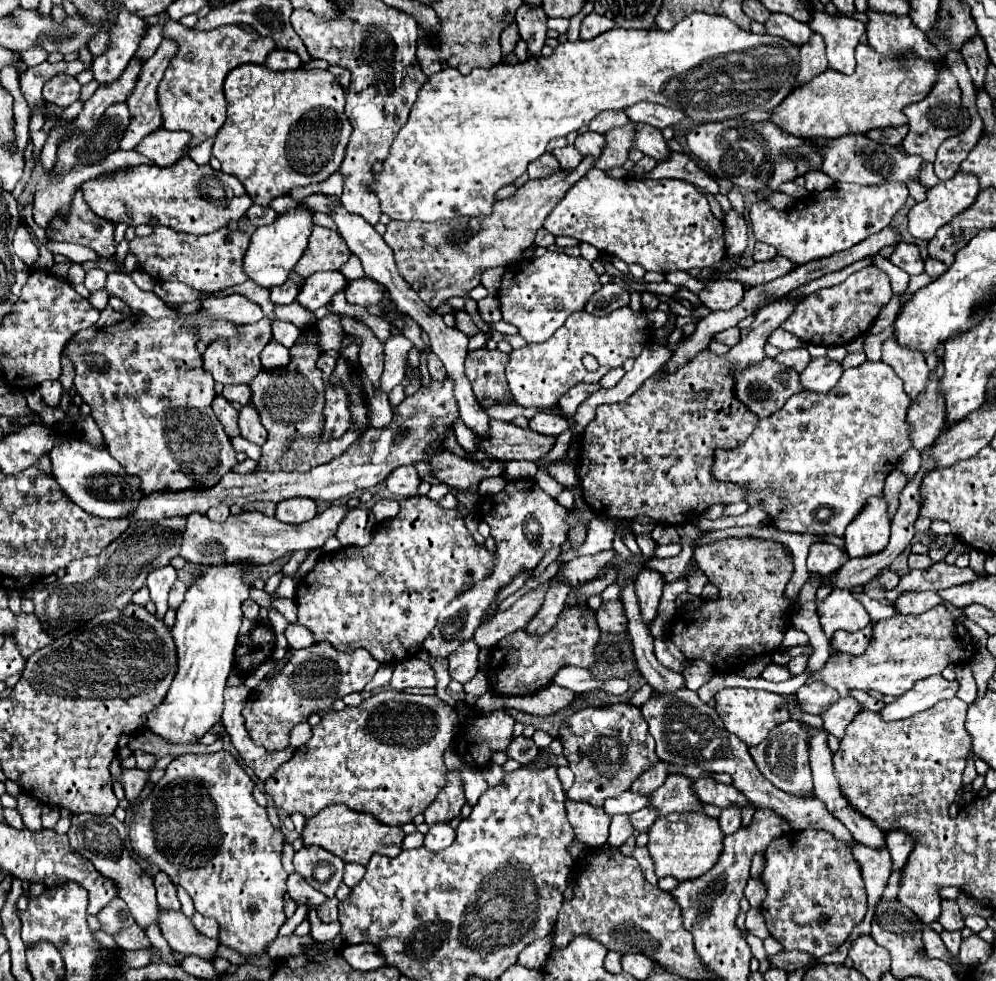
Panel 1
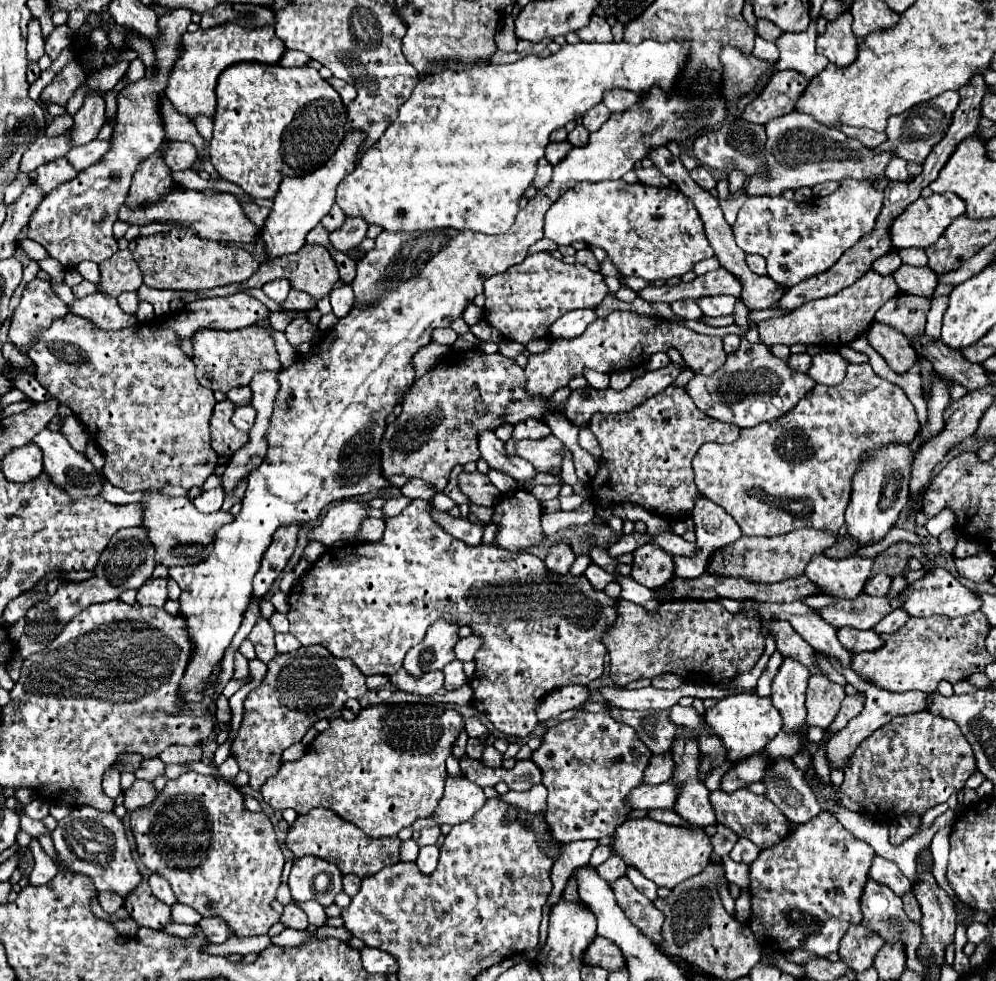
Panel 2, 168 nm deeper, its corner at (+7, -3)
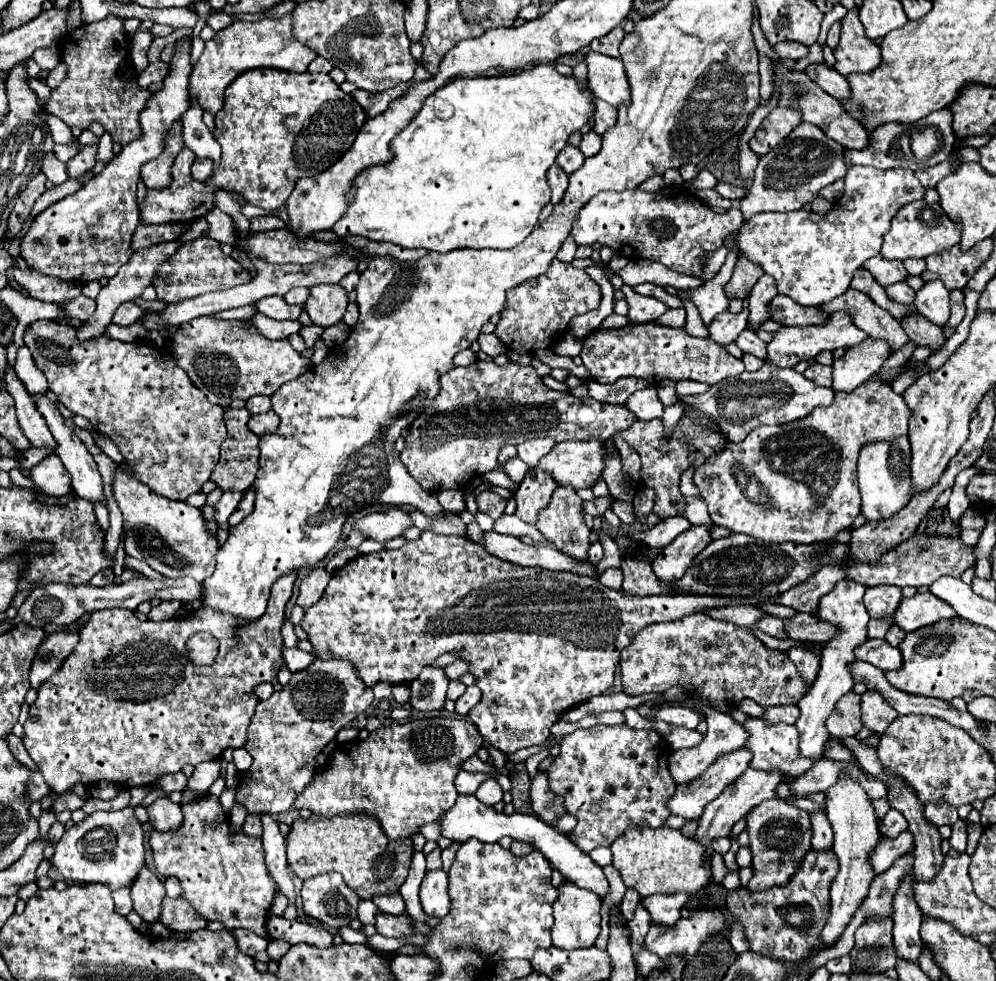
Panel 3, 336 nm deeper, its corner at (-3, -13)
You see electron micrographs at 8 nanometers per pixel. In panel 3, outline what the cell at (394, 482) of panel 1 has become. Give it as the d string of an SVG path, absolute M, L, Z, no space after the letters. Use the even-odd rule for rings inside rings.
M452 489L440 491L438 493L438 501L444 507L444 511L448 511L448 513L460 513L460 511L466 509L464 493L460 489L456 489L456 491L452 491Z

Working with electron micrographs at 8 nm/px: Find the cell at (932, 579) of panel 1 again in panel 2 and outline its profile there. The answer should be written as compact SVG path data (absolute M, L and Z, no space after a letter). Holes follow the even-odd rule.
M862 593L854 601L840 599L816 611L826 623L834 625L834 629L842 629L842 627L872 629L874 623L878 623L884 615L898 609L900 605L902 605L900 595L896 599L890 599L890 597L870 597Z

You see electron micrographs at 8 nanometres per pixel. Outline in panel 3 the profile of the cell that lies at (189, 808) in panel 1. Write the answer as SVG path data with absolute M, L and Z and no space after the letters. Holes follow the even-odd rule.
M200 795L190 803L182 803L182 813L184 821L178 829L174 831L152 831L150 833L150 847L154 855L154 865L160 875L164 877L176 877L184 889L184 897L188 903L202 915L206 921L220 921L224 927L230 929L250 929L256 935L264 937L270 941L270 933L266 929L266 921L270 915L272 901L278 893L278 883L272 877L272 873L266 867L264 861L264 849L262 849L262 839L246 835L242 829L238 833L232 831L230 827L230 817L222 809L220 799L214 795Z

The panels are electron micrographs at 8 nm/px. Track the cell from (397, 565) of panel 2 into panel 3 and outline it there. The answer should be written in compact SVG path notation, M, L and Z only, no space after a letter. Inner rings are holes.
M422 531L418 539L406 541L400 549L358 555L342 569L334 571L324 595L306 609L300 625L314 647L314 657L350 661L368 687L380 681L390 685L410 683L424 665L434 663L442 653L460 651L460 657L470 663L470 673L476 675L476 685L482 691L480 703L472 707L468 717L486 741L510 755L524 747L540 745L550 737L550 727L564 711L594 695L606 693L612 687L620 651L634 639L640 627L676 621L706 609L762 605L766 601L778 603L778 599L780 595L762 593L752 597L696 595L682 591L650 597L626 595L586 575L548 571L542 567L516 567L514 563L488 555L484 547L464 537Z

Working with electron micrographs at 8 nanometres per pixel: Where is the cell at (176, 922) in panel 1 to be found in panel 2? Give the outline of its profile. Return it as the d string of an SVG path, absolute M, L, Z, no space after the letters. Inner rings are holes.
M142 877L142 885L138 885L138 889L134 889L134 893L130 893L130 897L126 897L124 907L130 913L130 917L136 919L136 923L142 927L160 931L162 925L172 921L170 907L166 907L162 901L158 901L150 893L146 877Z

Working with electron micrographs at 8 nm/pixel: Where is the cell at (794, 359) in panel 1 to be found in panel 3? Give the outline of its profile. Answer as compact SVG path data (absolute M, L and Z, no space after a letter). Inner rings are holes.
M812 363L804 371L804 377L808 377L810 381L814 381L818 385L830 387L832 385L832 367L826 367L826 365L820 365L820 363Z

